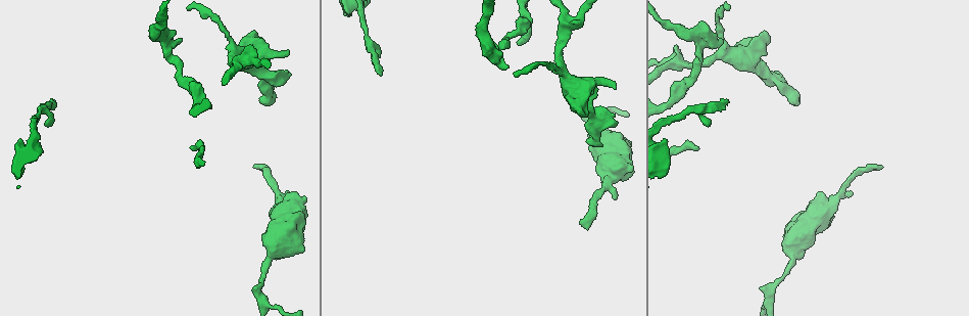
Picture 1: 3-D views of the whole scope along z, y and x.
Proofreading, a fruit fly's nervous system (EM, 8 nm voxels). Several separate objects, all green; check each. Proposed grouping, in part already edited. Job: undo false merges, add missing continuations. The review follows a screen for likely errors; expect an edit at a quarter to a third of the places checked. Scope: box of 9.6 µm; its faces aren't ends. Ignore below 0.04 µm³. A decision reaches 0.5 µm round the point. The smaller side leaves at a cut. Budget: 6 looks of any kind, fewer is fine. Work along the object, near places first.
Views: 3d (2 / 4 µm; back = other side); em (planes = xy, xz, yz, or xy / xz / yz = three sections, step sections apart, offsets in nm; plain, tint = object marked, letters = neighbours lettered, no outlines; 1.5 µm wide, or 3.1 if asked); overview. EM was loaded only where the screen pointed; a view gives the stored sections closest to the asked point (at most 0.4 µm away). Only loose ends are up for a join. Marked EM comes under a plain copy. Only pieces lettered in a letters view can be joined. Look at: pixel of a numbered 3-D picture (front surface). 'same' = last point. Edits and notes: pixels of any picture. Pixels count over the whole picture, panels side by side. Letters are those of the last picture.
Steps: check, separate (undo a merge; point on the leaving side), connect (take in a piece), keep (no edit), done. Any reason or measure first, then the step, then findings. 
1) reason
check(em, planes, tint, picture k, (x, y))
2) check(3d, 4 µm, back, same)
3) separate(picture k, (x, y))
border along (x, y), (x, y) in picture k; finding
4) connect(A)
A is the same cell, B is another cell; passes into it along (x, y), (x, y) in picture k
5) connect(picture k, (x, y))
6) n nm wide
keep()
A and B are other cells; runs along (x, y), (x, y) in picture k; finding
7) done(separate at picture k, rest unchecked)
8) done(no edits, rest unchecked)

branch stops here
check(em, planes, letters, picture 1, (249, 45))

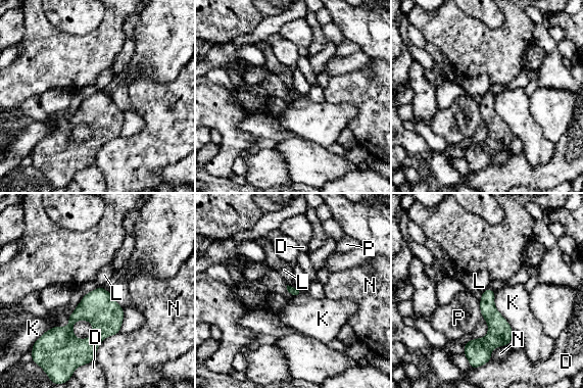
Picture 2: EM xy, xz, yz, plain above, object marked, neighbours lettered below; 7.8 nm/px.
keep()
D, K, L, N and P are other cells; border along (287, 284), (294, 287) in picture 2; none of them fits

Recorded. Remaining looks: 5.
an open end
check(em, planes, letters, picture 1, (777, 72))

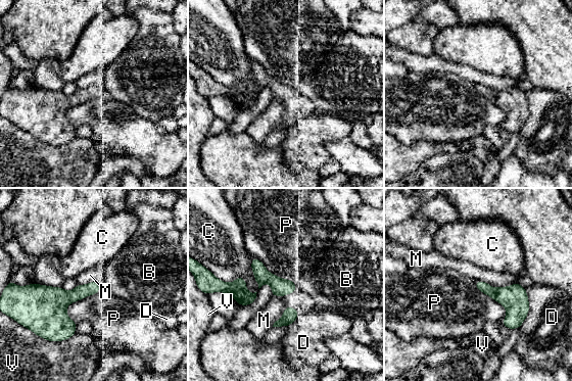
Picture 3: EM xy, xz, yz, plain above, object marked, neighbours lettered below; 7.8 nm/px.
keep()
B, C, D, M, P and V are other cells; border along (285, 305), (284, 313), (272, 326) in picture 3; none of them fits

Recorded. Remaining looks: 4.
an open end
check(3d, 2 µm, picture 1, (588, 229))

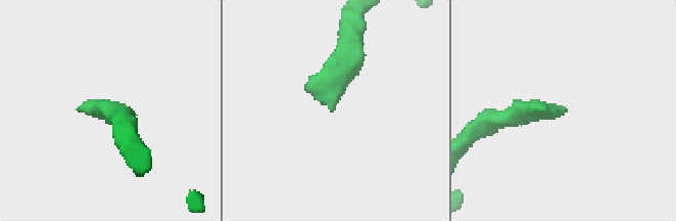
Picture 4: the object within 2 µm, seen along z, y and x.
now the EM
check(em, yz, step 4, letters, picture 4, (102, 108))

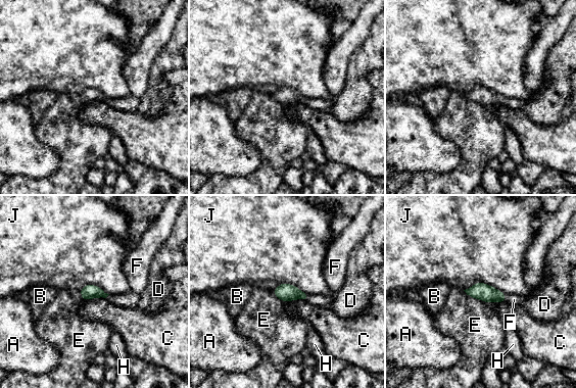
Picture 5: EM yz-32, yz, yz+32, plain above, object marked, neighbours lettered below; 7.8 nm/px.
check(em, xz, step 4, letters, same)

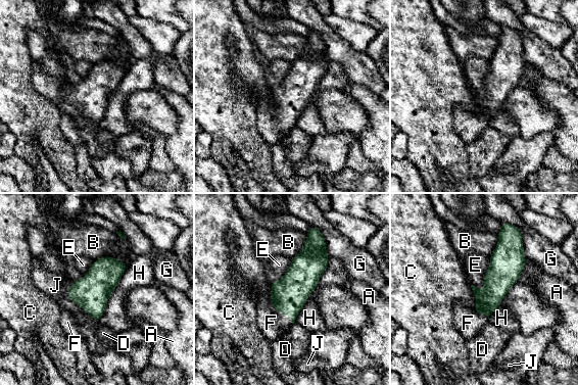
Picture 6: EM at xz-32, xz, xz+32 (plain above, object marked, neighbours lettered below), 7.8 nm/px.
220 nm wide
connect(F)
F is the same cell, A, B, C, D, E, G, H and J are other cells; passes into it along (289, 294), (283, 313), (271, 323) in picture 6; the neuron continues

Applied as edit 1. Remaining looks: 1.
done(connect at picture 6, rest unchecked)

